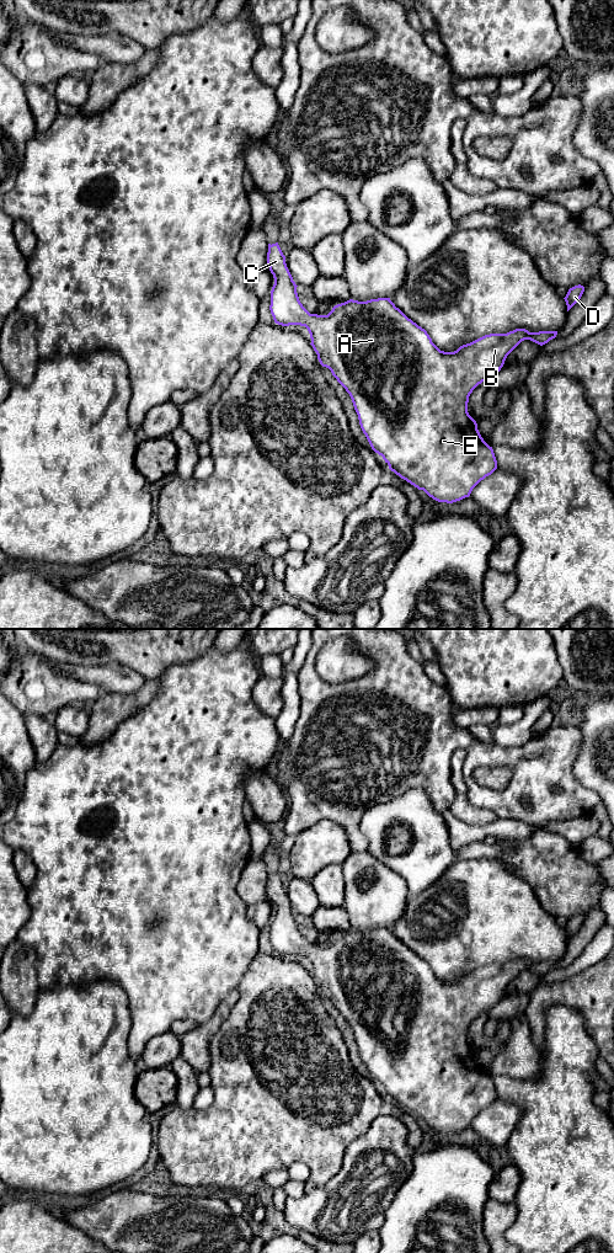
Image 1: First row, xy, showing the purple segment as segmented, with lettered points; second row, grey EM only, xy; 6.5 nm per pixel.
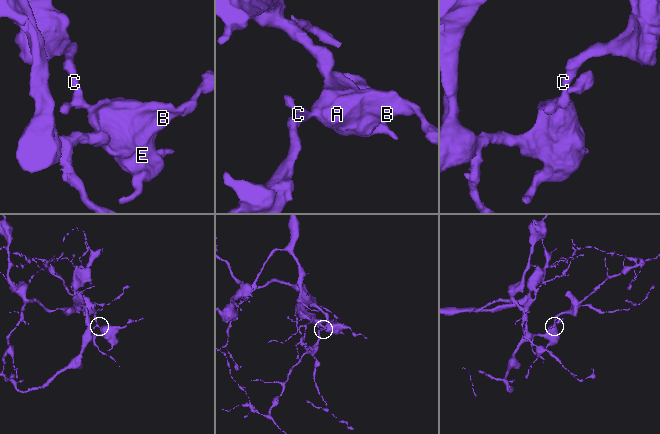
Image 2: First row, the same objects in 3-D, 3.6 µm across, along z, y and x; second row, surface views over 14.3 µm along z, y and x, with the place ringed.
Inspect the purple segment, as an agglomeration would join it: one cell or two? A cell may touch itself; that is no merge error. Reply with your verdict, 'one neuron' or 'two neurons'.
one neuron

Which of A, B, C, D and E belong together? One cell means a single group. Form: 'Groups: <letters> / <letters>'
Groups: A B C D E

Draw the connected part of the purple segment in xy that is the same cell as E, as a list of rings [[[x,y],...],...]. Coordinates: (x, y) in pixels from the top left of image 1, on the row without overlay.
[[[278,873],[268,874],[267,883],[267,895],[269,897],[271,903],[274,908],[274,915],[271,921],[271,935],[269,940],[273,947],[276,954],[282,956],[289,955],[300,955],[305,956],[310,964],[311,976],[317,985],[317,990],[322,997],[326,997],[331,1001],[332,1006],[337,1009],[337,1012],[346,1019],[349,1024],[354,1040],[358,1045],[359,1055],[365,1065],[372,1079],[383,1087],[385,1093],[389,1095],[389,1099],[399,1105],[401,1109],[406,1110],[418,1120],[423,1120],[429,1127],[438,1132],[453,1134],[460,1131],[465,1127],[469,1127],[472,1119],[486,1107],[491,1105],[497,1099],[497,1091],[493,1083],[492,1077],[490,1077],[484,1068],[481,1067],[476,1051],[468,1043],[468,1033],[469,1027],[472,1020],[485,1011],[491,1009],[495,1004],[497,1004],[504,995],[507,986],[524,970],[530,970],[540,976],[548,974],[550,970],[555,969],[557,961],[539,961],[539,963],[529,963],[525,959],[516,959],[507,964],[490,964],[485,965],[470,974],[460,976],[454,982],[444,982],[441,981],[433,972],[429,965],[425,959],[418,956],[411,949],[409,949],[395,934],[390,931],[390,928],[378,928],[370,929],[367,932],[358,932],[349,929],[345,933],[337,934],[332,938],[332,940],[327,945],[317,945],[310,944],[300,933],[297,915],[293,911],[293,907],[287,897],[285,886],[283,885]]]

